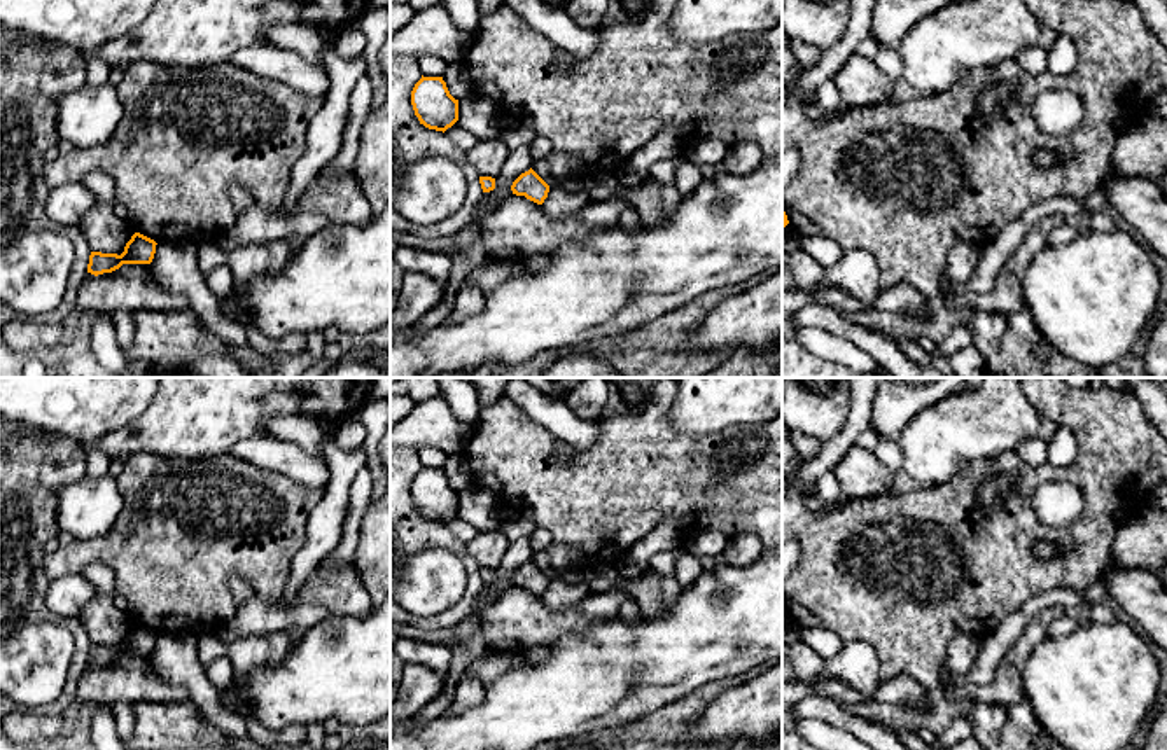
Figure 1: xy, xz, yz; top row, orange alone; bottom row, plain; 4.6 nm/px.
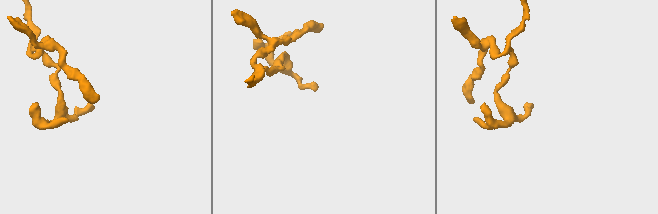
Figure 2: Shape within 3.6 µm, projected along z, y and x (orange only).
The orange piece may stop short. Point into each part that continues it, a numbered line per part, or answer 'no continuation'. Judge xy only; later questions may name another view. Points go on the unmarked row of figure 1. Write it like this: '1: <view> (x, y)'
no continuation

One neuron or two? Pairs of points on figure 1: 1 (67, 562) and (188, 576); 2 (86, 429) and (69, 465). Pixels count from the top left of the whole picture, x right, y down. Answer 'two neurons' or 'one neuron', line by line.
1: one neuron
2: two neurons

